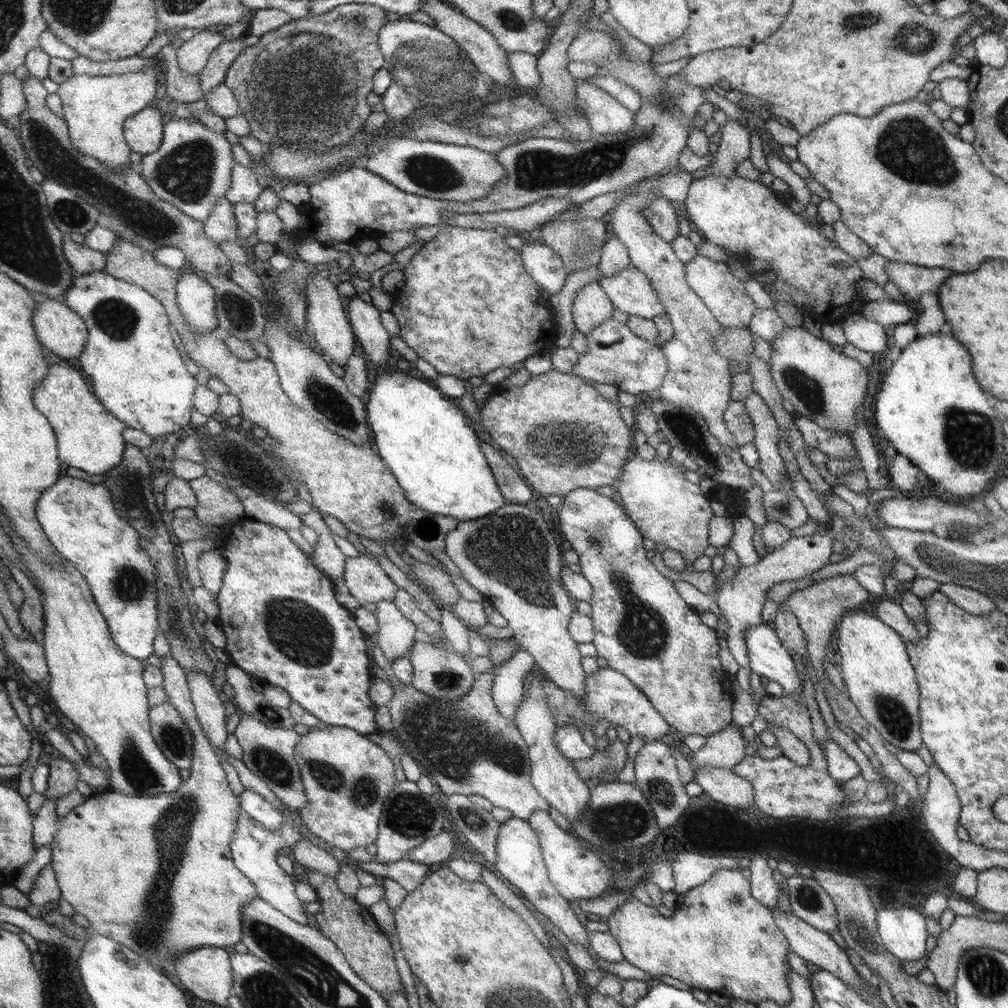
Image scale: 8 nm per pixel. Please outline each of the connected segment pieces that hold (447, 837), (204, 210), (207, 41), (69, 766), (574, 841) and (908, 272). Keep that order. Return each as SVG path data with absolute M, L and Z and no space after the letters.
M452 829L445 830L440 832L438 836L425 840L414 851L410 851L406 859L436 867L445 865L450 859L450 855L454 852L456 841L457 837L454 836Z
M185 119L168 121L164 127L164 142L158 151L143 155L142 176L162 200L175 205L197 221L206 221L212 207L232 187L232 144L223 134L206 128L200 121Z
M213 28L207 31L197 30L190 40L177 49L180 68L192 74L202 72L210 55L222 42L224 42L224 36Z
M56 757L51 761L50 790L46 796L57 801L78 789L79 782L80 771L76 764L65 757Z
M536 810L527 821L538 835L549 879L558 893L568 900L579 901L599 897L607 890L611 877L610 870L606 870L604 862L594 852L584 848L582 842L578 842L578 838L564 832L555 820L552 820L550 813Z
M889 261L886 264L888 280L898 286L904 297L912 299L919 299L924 293L936 292L940 284L952 274L952 270L926 268L904 261Z

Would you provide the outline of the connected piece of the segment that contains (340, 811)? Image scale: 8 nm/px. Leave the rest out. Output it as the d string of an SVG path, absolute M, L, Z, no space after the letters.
M321 725L302 736L295 756L308 799L297 813L308 835L323 839L339 855L375 843L384 803L396 784L394 764L386 752L353 728Z

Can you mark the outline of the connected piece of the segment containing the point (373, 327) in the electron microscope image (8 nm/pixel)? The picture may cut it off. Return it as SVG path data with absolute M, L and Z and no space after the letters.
M354 295L345 301L347 317L355 337L360 341L366 356L380 373L390 371L390 333L381 321L381 312L373 304Z

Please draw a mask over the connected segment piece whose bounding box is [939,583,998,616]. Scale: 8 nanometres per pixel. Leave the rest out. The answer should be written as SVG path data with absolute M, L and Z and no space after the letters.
M942 583L939 590L948 596L954 604L962 608L962 610L976 616L987 615L998 609L992 597L988 596L988 594L984 594L984 592L972 590L972 588L968 588L968 586Z

